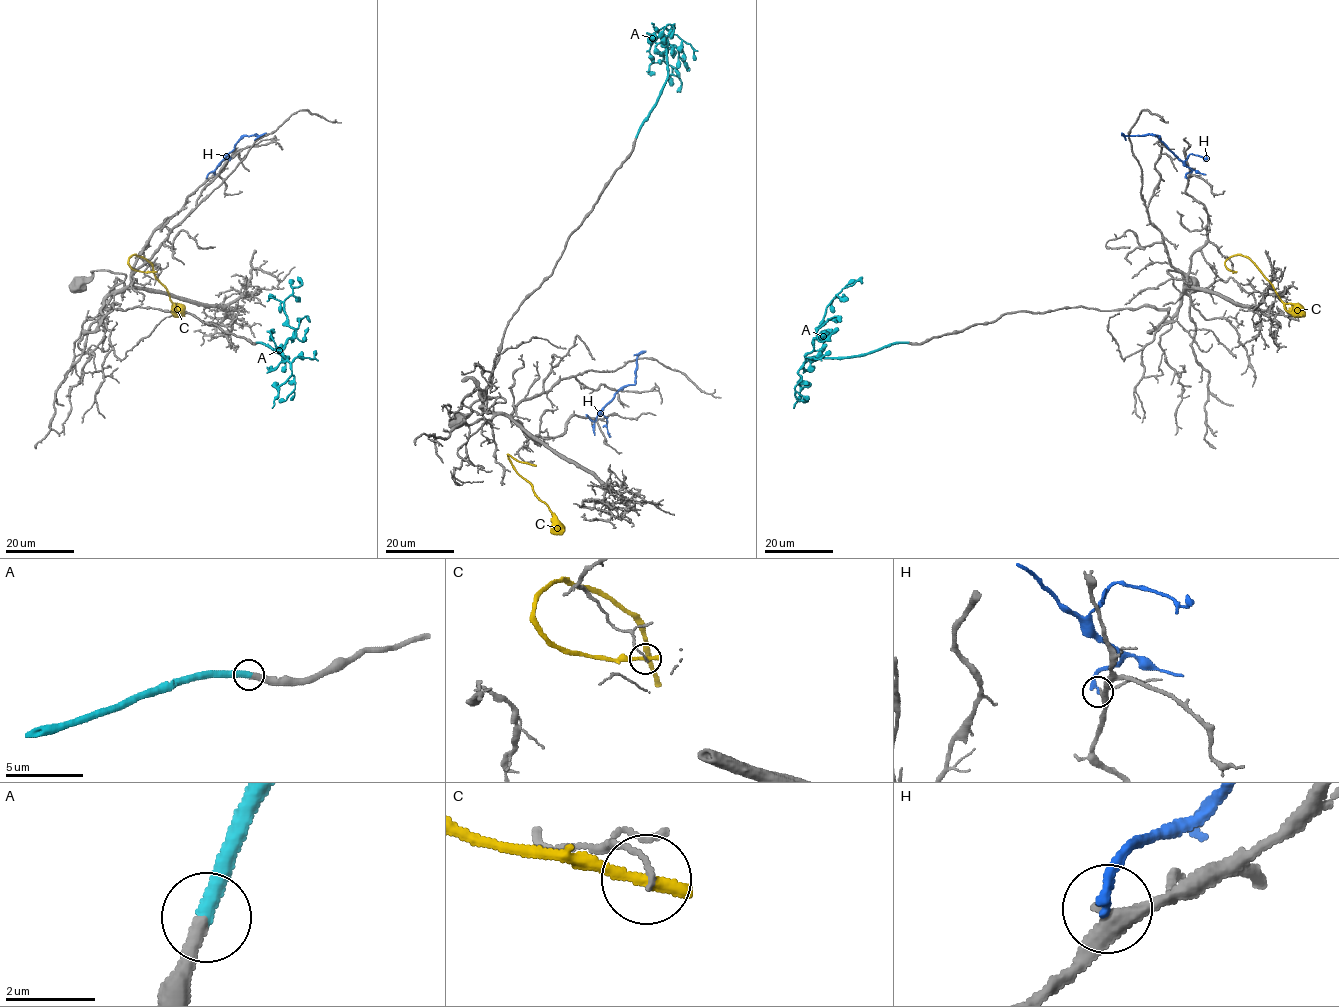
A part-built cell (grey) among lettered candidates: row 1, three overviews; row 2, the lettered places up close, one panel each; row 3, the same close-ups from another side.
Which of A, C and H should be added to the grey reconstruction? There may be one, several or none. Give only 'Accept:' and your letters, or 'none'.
Accept: A

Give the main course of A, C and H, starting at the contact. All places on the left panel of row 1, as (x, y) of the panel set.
A: (256, 342), (287, 358), (284, 344), (295, 331), (284, 302), (301, 285), (298, 278)
C: (152, 272), (134, 270), (128, 259), (137, 254), (147, 260), (169, 298), (181, 310), (181, 315)
H: (207, 178), (241, 138), (266, 132)

